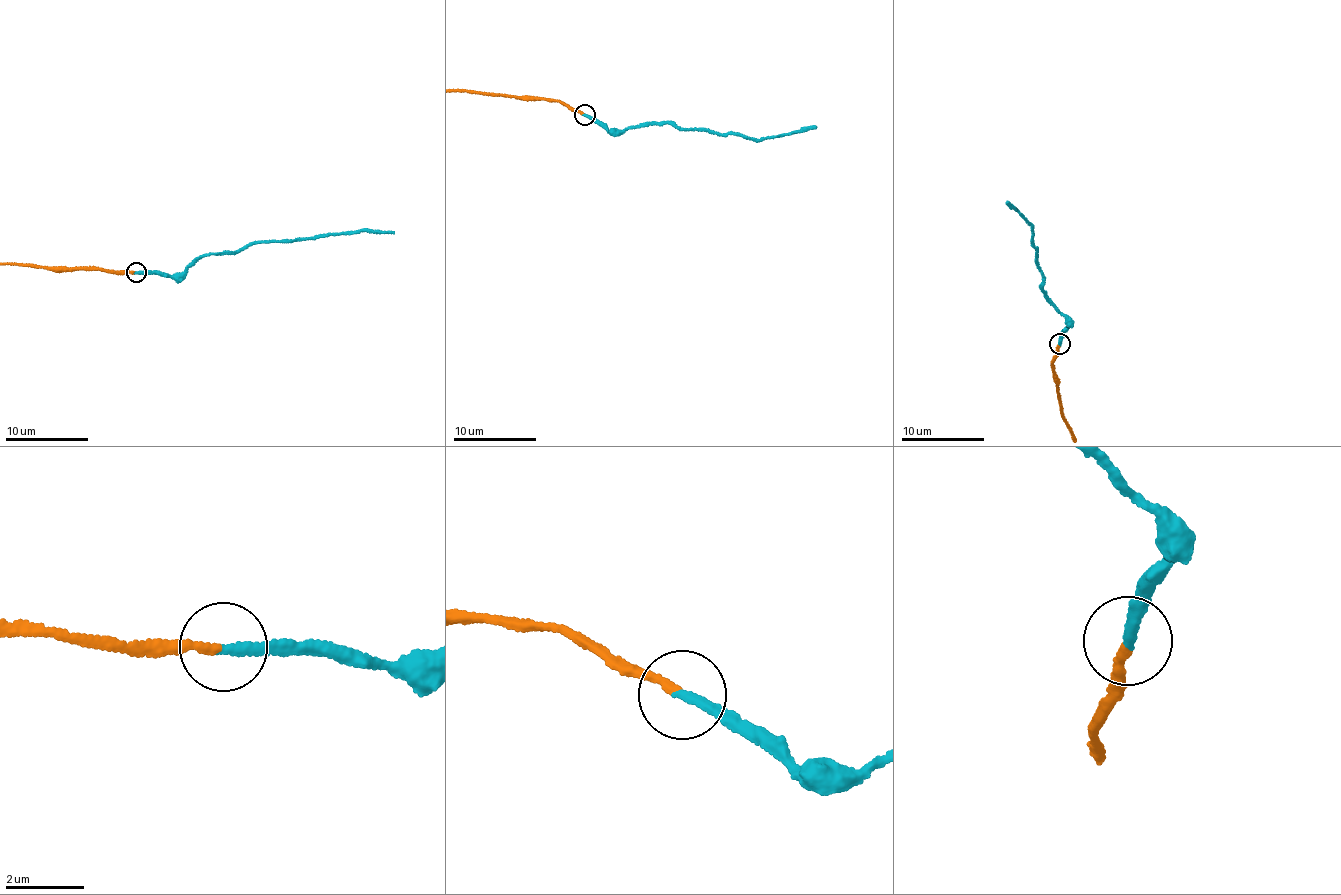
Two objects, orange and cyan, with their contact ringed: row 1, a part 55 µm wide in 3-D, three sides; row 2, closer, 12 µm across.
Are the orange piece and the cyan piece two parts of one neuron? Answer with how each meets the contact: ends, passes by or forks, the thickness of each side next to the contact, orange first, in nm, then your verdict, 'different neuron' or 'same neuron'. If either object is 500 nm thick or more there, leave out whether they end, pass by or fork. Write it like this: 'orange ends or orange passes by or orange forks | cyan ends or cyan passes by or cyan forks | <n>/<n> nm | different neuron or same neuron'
orange ends | cyan ends | 190/240 nm | same neuron

